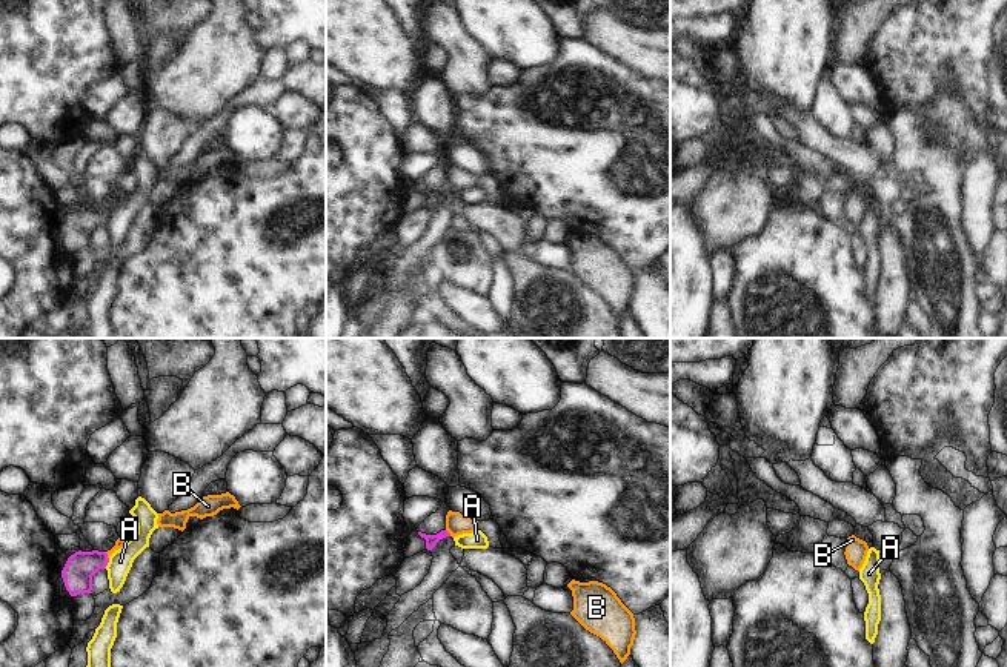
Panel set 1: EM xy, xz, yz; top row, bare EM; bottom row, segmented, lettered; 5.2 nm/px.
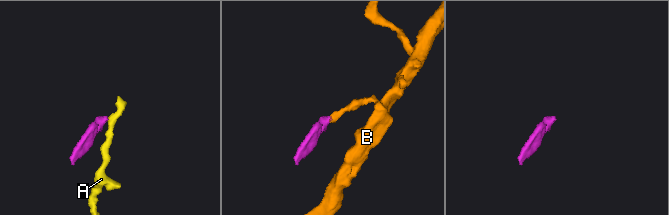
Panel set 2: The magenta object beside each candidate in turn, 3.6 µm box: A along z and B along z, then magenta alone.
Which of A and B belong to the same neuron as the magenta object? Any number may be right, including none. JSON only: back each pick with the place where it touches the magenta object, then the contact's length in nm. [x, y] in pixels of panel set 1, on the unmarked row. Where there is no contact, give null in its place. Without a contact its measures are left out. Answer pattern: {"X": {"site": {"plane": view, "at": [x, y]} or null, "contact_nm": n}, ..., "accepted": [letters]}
{"B": {"site": {"plane": "xy", "at": [106, 211]}, "contact_nm": 40}, "accepted": ["B"]}

